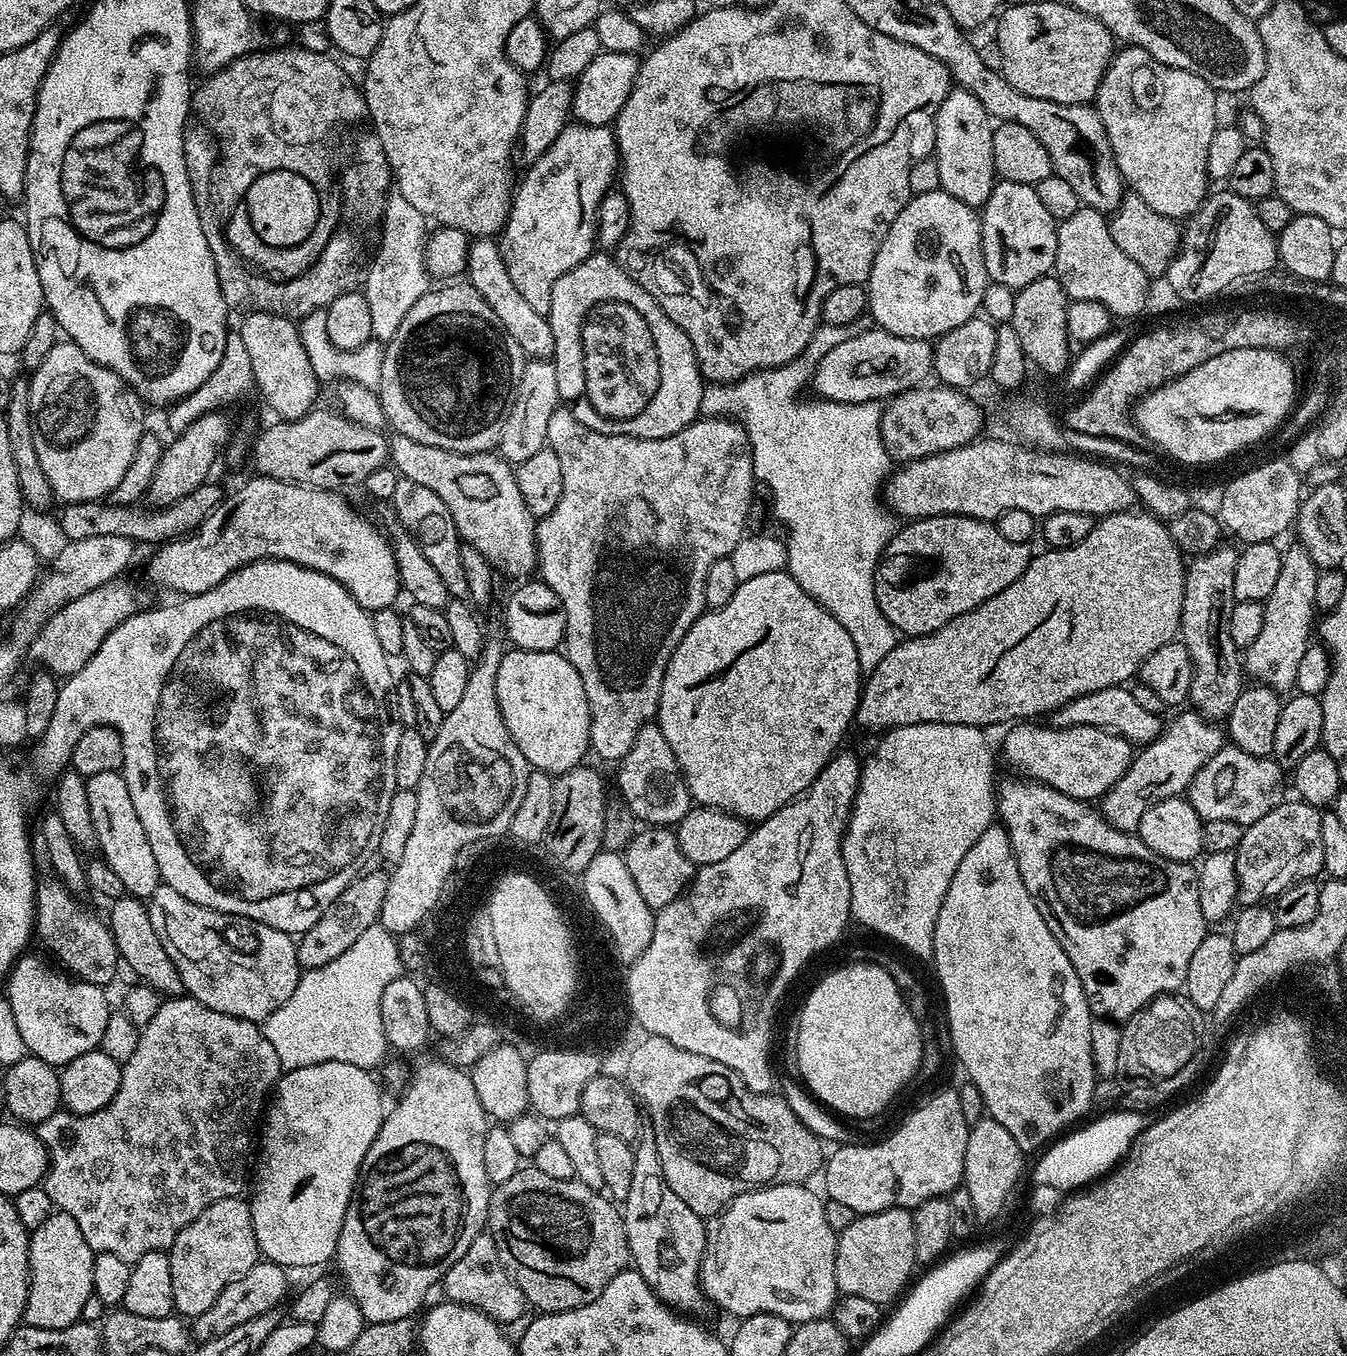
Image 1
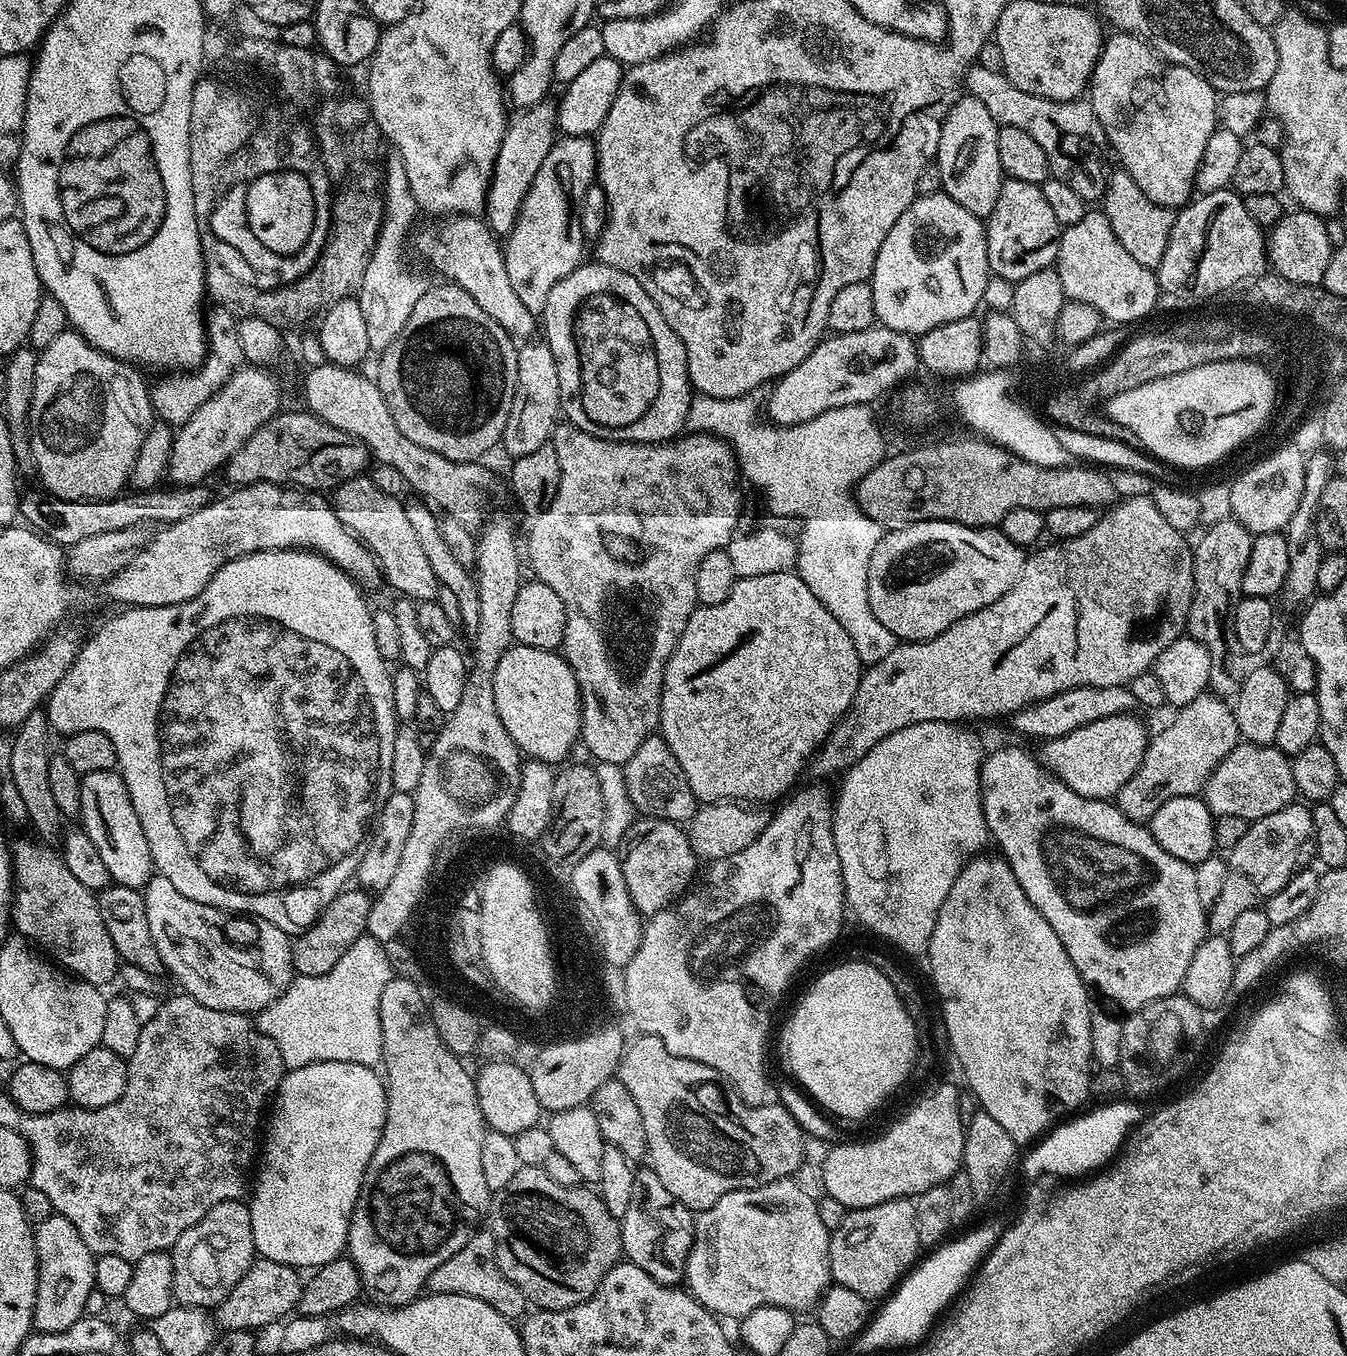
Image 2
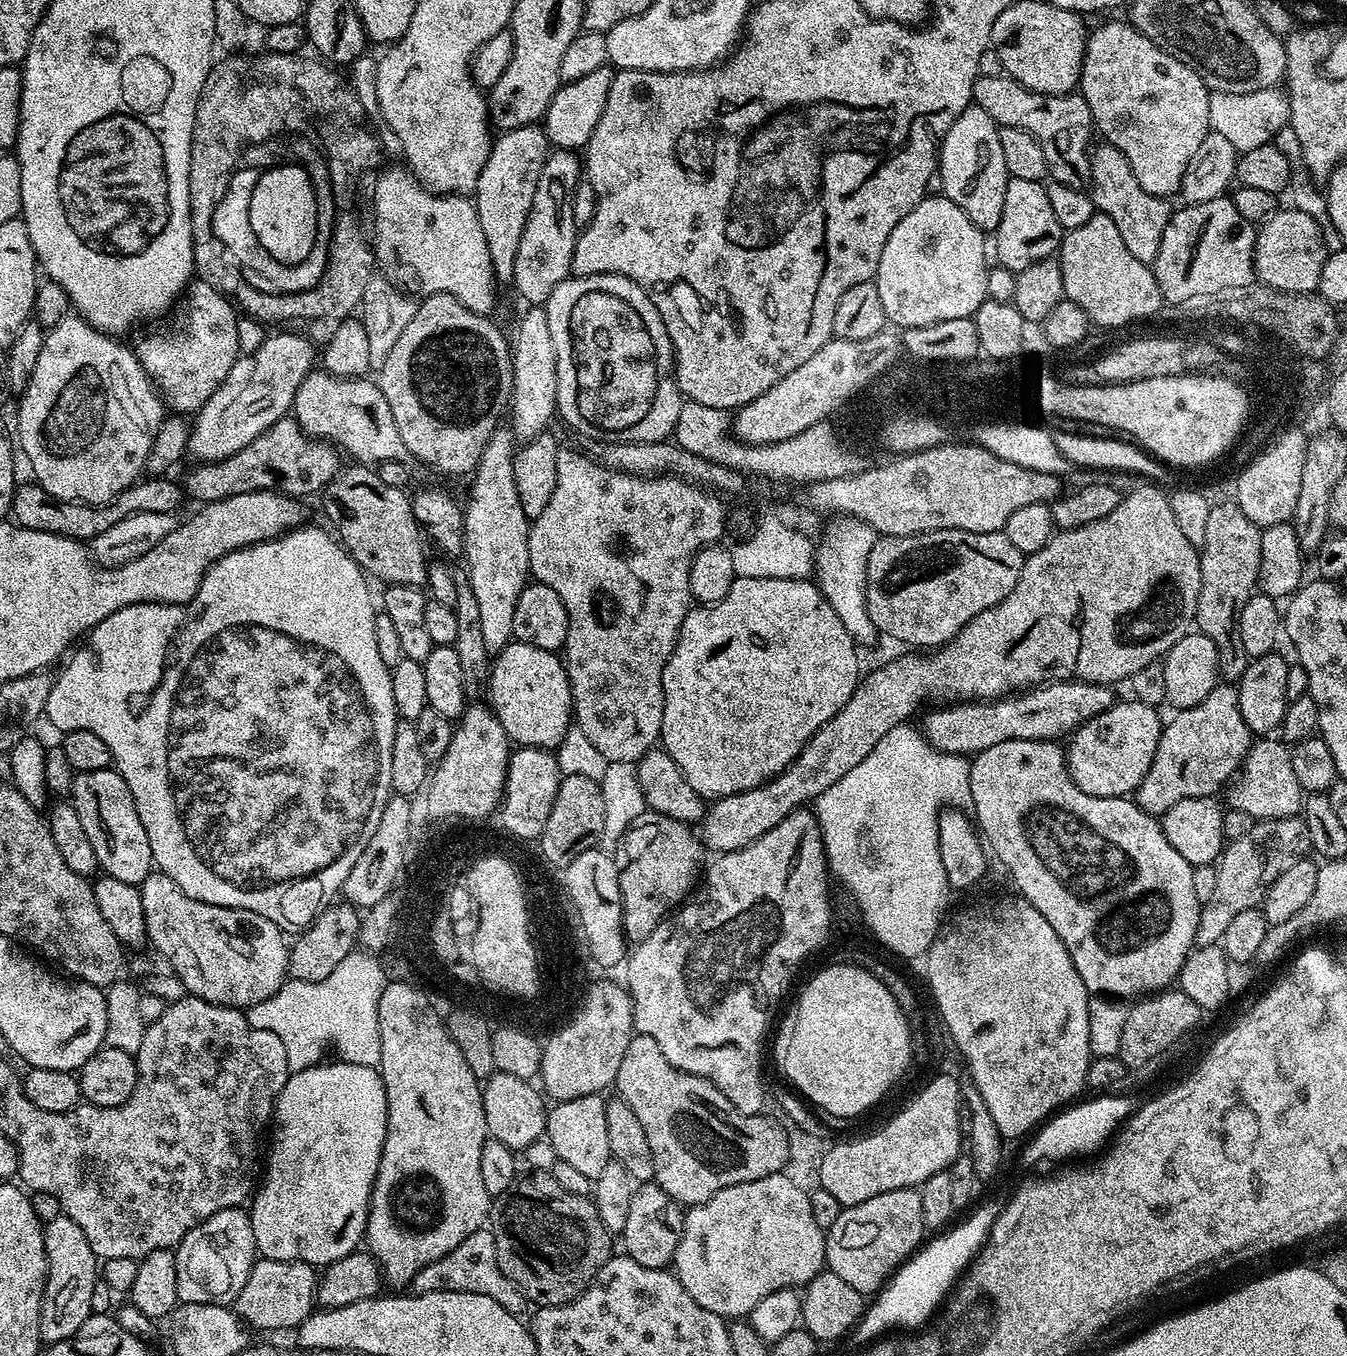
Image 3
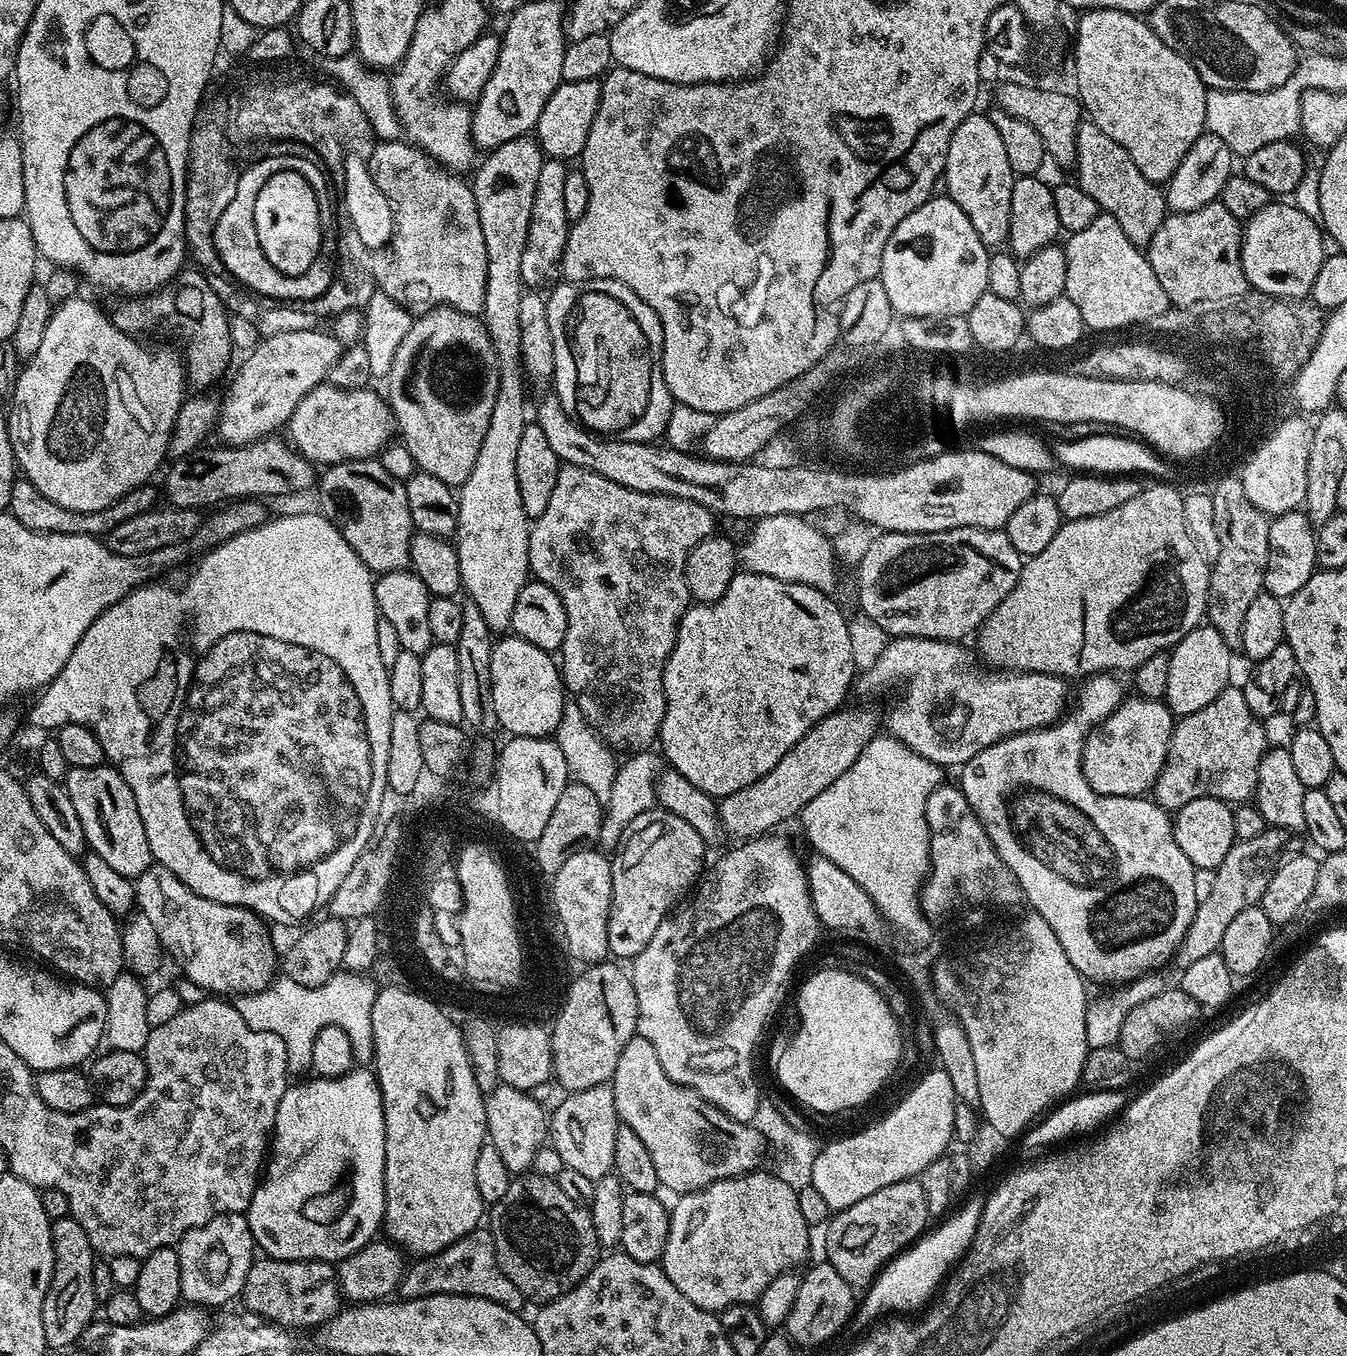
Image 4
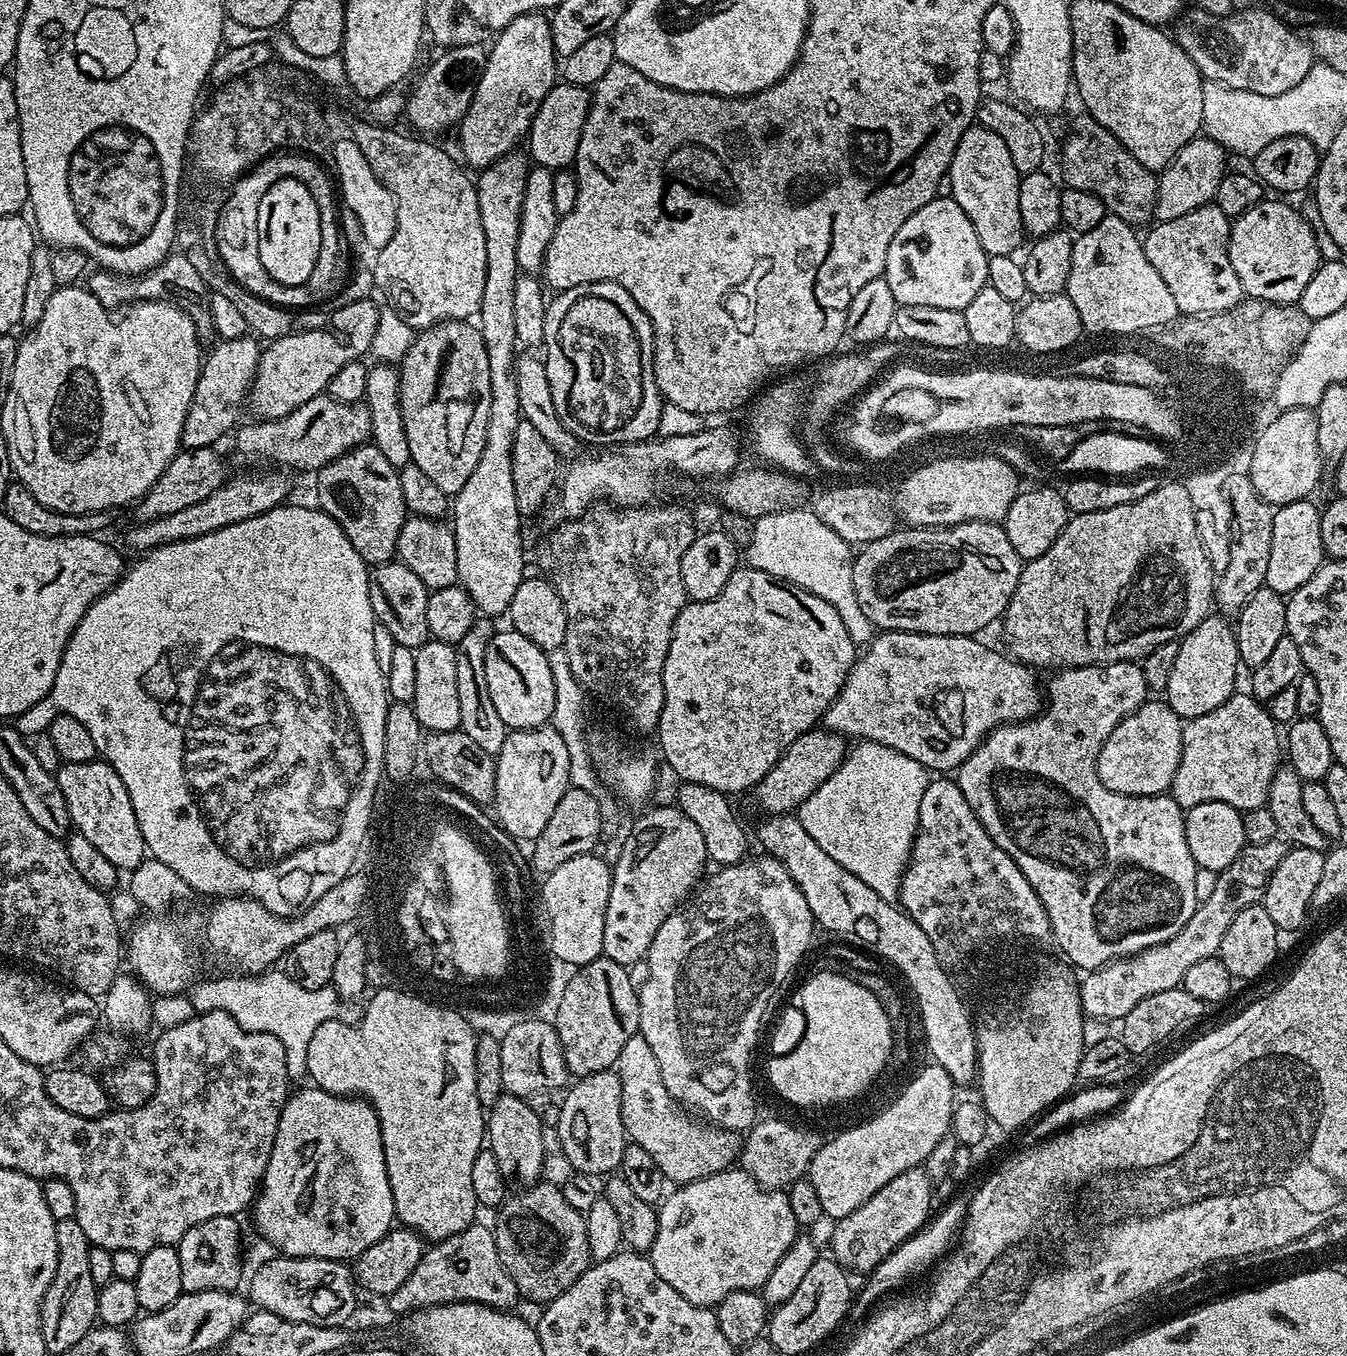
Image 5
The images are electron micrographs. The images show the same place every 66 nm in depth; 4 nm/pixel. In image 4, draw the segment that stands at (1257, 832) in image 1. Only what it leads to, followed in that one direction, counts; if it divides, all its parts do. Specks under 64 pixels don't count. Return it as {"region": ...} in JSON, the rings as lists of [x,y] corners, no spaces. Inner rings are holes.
{"region":[[[1270,826],[1262,830],[1262,834],[1237,840],[1230,846],[1230,854],[1226,854],[1226,858],[1222,858],[1220,865],[1214,869],[1216,877],[1210,894],[1197,903],[1196,913],[1186,930],[1184,941],[1176,949],[1174,960],[1181,969],[1190,966],[1190,962],[1198,962],[1198,958],[1206,958],[1206,954],[1219,952],[1220,943],[1226,935],[1226,929],[1230,927],[1231,920],[1242,914],[1242,910],[1257,907],[1278,866],[1301,855],[1300,838],[1290,830]]]}

